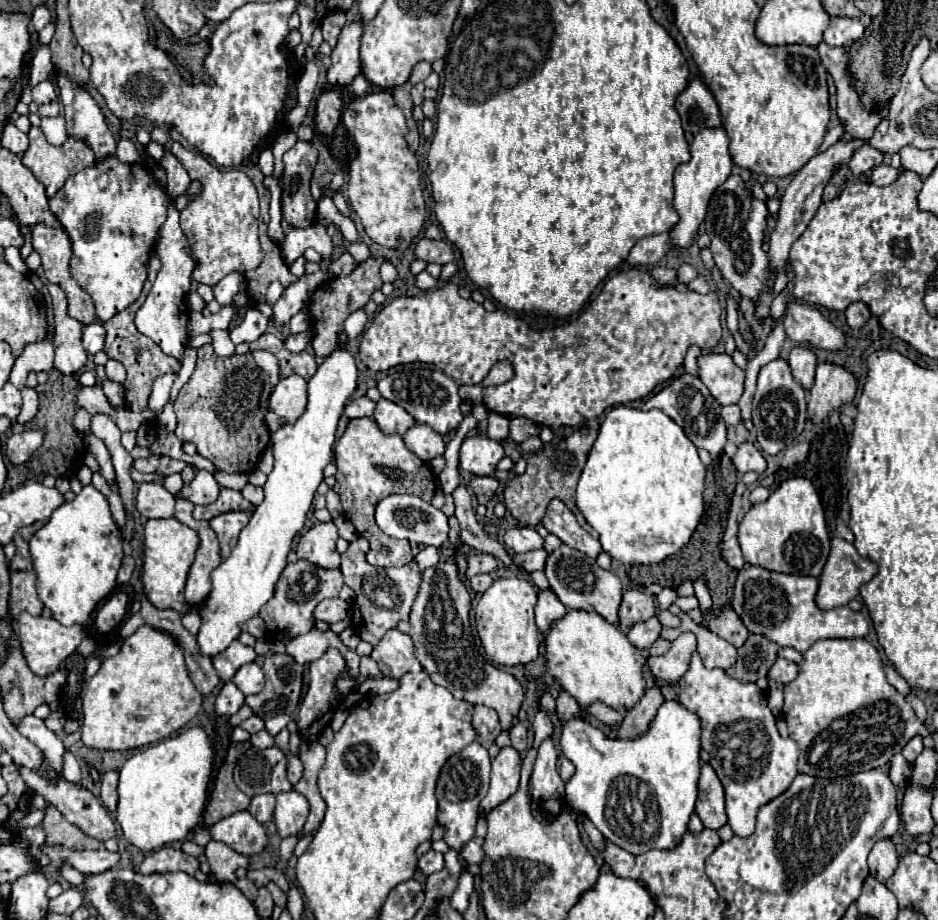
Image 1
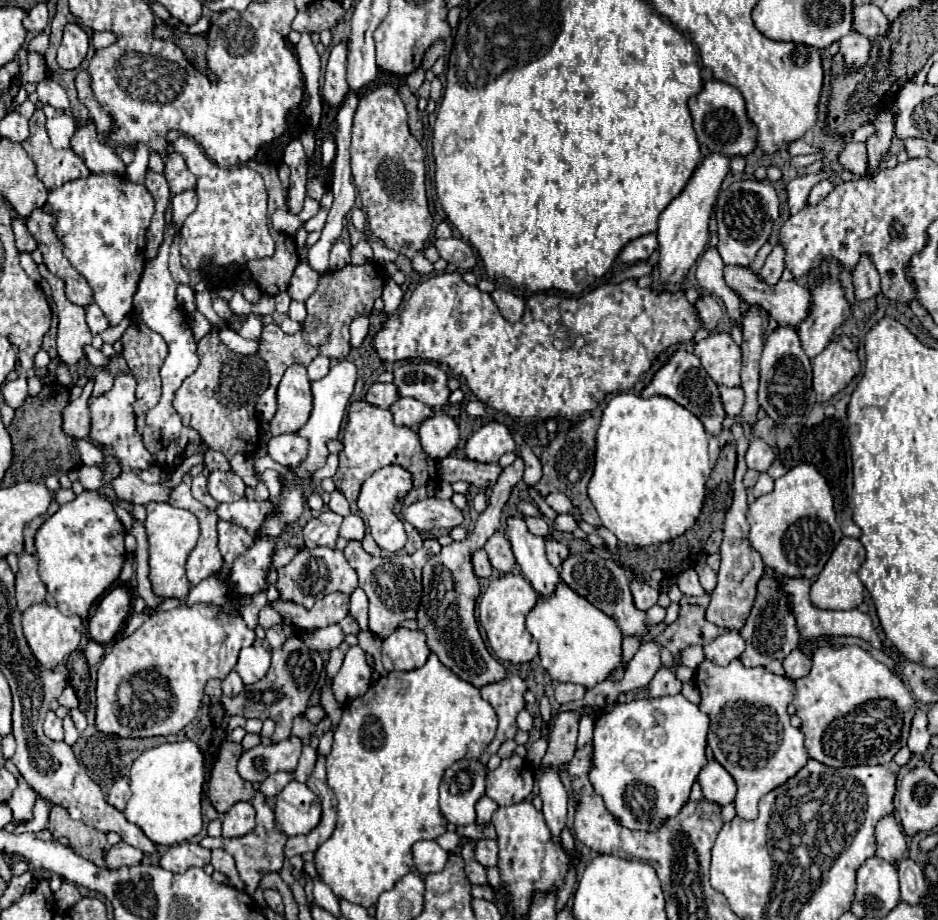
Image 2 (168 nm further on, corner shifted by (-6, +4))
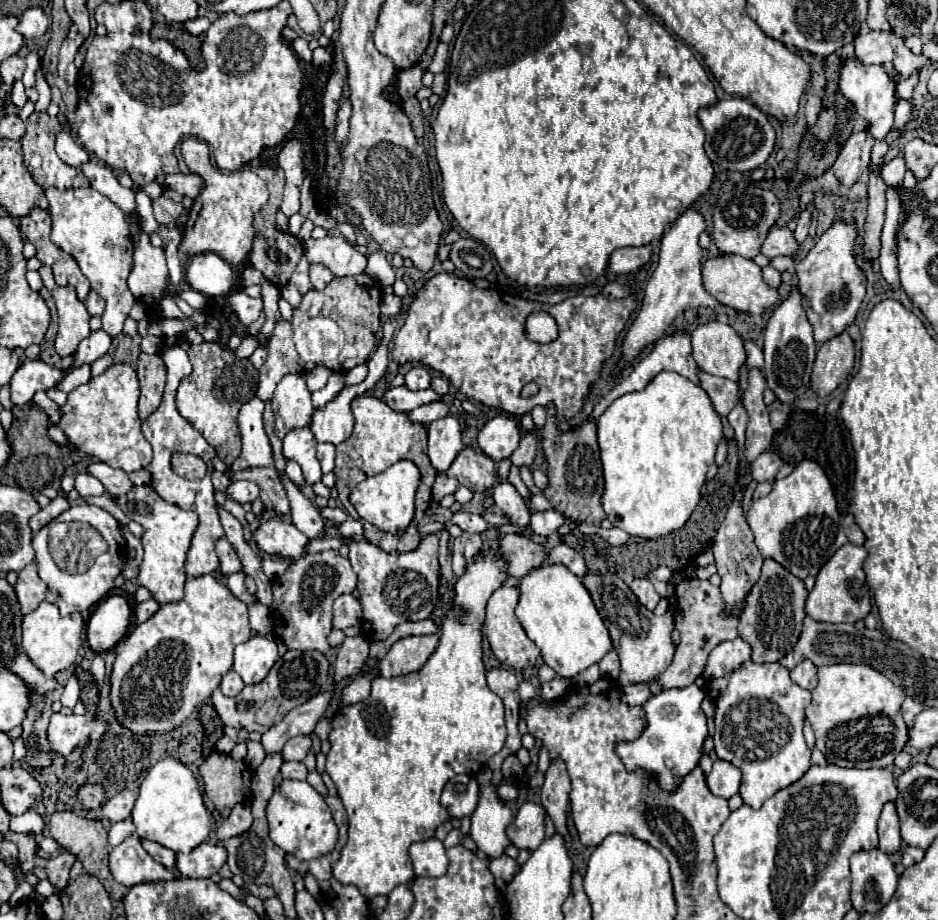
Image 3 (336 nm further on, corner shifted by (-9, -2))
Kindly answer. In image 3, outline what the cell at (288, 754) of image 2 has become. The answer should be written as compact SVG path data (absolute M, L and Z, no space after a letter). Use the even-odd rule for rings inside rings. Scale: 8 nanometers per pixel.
M295 736L291 740L287 740L285 748L283 748L283 758L285 760L297 760L297 762L303 762L307 752L311 748L311 736Z

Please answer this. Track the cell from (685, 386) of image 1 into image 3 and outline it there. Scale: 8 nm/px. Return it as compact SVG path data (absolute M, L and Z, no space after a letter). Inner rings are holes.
M675 332L675 334L669 334L669 336L665 336L663 340L659 340L659 342L655 344L653 352L651 352L647 358L643 358L643 360L633 368L633 372L631 372L627 378L623 378L619 384L615 384L613 390L607 392L607 394L597 402L597 406L595 406L593 412L587 416L587 420L597 420L597 418L605 412L605 408L607 408L615 398L619 398L619 396L623 396L623 394L627 394L627 392L643 390L643 388L647 386L647 382L649 382L657 372L663 372L663 370L677 372L677 374L689 378L691 382L699 384L699 378L697 378L697 364L695 364L693 356L691 356L691 334L689 334L689 332Z

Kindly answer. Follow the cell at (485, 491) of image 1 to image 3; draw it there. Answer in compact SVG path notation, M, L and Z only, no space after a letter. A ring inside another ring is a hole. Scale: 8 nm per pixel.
M465 446L457 454L455 462L449 466L447 476L457 478L461 486L467 486L473 492L485 492L495 486L497 468L495 468L495 462L487 458L483 452L477 452Z

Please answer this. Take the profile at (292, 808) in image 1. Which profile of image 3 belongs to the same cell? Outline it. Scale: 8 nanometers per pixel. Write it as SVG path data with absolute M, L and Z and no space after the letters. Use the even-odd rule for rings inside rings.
M281 780L281 784L275 788L273 796L267 802L267 822L271 840L281 850L299 860L311 860L329 854L339 838L337 824L333 822L325 798L305 780Z

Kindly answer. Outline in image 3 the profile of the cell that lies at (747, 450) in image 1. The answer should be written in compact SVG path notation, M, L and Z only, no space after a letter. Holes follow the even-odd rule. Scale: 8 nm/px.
M763 452L751 466L751 476L755 482L773 482L781 466L781 458L775 452Z

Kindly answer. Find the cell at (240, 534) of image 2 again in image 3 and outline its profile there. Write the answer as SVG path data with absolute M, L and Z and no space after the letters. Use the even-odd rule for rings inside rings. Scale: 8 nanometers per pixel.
M221 538L219 542L215 542L215 552L217 552L217 558L219 558L221 574L229 576L229 574L241 570L241 562L239 562L233 546L227 542L227 538Z

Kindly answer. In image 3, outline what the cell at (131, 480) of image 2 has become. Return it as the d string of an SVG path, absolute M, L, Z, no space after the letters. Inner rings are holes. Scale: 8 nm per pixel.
M93 462L93 464L89 464L87 466L87 472L91 476L95 476L105 486L105 490L109 494L113 494L113 496L123 496L133 486L131 480L129 480L129 476L123 470L111 468L105 462Z

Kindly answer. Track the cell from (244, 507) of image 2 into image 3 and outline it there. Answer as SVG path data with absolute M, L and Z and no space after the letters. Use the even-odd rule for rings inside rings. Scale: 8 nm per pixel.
M273 516L271 520L263 522L253 534L253 540L265 554L291 560L301 558L305 554L305 546L309 544L309 538L299 532L295 524L285 522L279 516Z

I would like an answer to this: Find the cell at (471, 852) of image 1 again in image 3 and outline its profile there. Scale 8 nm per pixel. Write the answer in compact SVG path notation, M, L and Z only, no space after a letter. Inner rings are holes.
M501 856L501 858L491 860L489 870L493 872L495 878L501 878L503 882L509 882L521 868L519 868L519 864L517 864L513 858L509 858L509 856Z

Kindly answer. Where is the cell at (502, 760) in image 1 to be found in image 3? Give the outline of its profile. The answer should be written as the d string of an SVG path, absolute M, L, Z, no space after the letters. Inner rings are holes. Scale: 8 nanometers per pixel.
M501 782L501 786L497 788L497 794L503 802L507 800L515 800L519 796L519 788L515 784L507 784L507 782Z

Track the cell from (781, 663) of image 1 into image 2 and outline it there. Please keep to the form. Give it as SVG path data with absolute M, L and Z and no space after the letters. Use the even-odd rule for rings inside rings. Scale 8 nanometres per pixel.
M796 650L796 652L790 652L786 658L784 658L784 670L786 670L786 676L790 680L798 680L802 676L806 676L812 668L812 662L810 658L802 652L802 650Z

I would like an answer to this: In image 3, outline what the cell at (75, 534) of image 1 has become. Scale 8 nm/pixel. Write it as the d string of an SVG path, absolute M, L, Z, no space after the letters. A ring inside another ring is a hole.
M77 504L77 506L71 506L69 510L65 510L63 514L57 516L59 522L71 522L71 520L79 520L79 522L87 522L91 524L93 528L97 528L101 532L101 536L107 540L109 548L105 554L101 554L95 564L83 572L83 574L67 574L67 572L61 572L57 568L57 564L53 562L49 550L47 550L47 526L43 526L39 532L33 534L33 548L35 548L35 562L39 566L39 576L41 580L49 586L51 592L57 594L57 600L55 604L59 606L61 614L63 616L69 616L73 612L85 612L89 610L95 602L99 602L101 598L107 596L107 592L113 588L113 582L115 578L119 576L119 572L123 570L125 562L127 562L127 544L125 544L125 538L121 534L121 528L119 528L119 522L109 514L105 512L103 508L99 506L93 506L93 504Z

